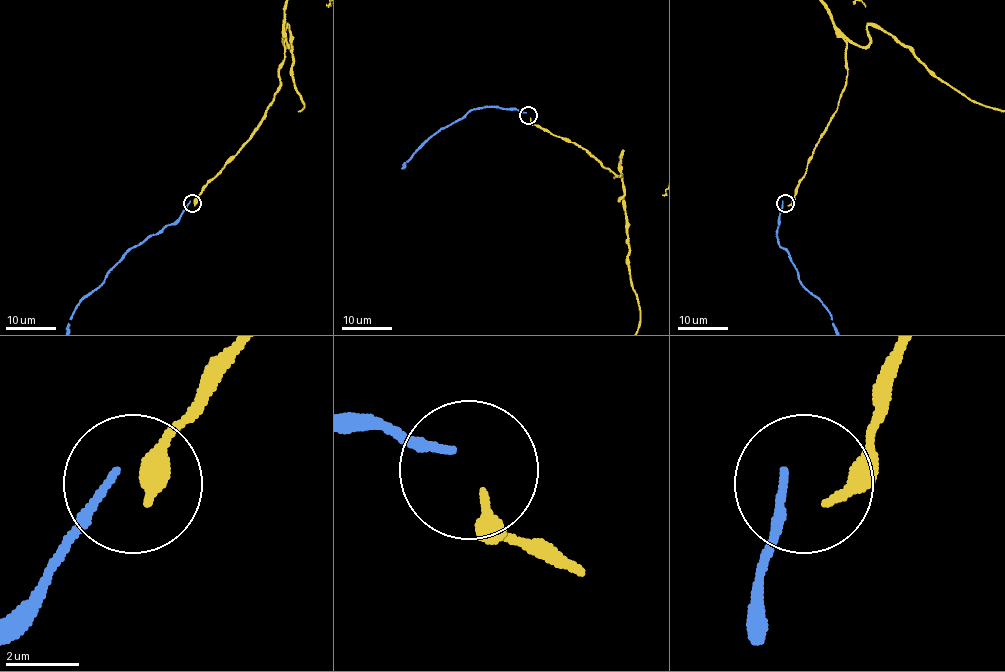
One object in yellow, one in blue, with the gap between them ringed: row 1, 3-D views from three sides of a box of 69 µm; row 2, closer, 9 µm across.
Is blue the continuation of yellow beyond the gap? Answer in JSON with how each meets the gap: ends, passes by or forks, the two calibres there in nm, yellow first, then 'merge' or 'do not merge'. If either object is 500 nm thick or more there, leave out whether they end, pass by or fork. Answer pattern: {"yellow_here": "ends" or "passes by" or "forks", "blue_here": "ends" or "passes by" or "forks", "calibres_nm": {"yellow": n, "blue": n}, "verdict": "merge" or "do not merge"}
{"yellow_here": "ends", "blue_here": "ends", "calibres_nm": {"yellow": 260, "blue": 200}, "verdict": "do not merge"}

